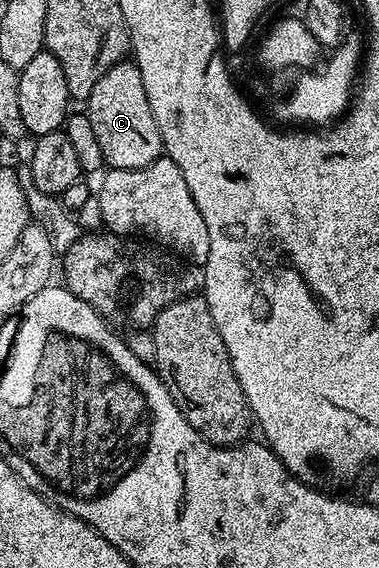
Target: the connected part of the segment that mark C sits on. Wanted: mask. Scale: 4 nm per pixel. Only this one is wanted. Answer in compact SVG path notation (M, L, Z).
M134 61L113 64L93 88L85 103L93 133L101 144L104 163L113 170L140 170L164 153L161 132L149 108L149 96Z

